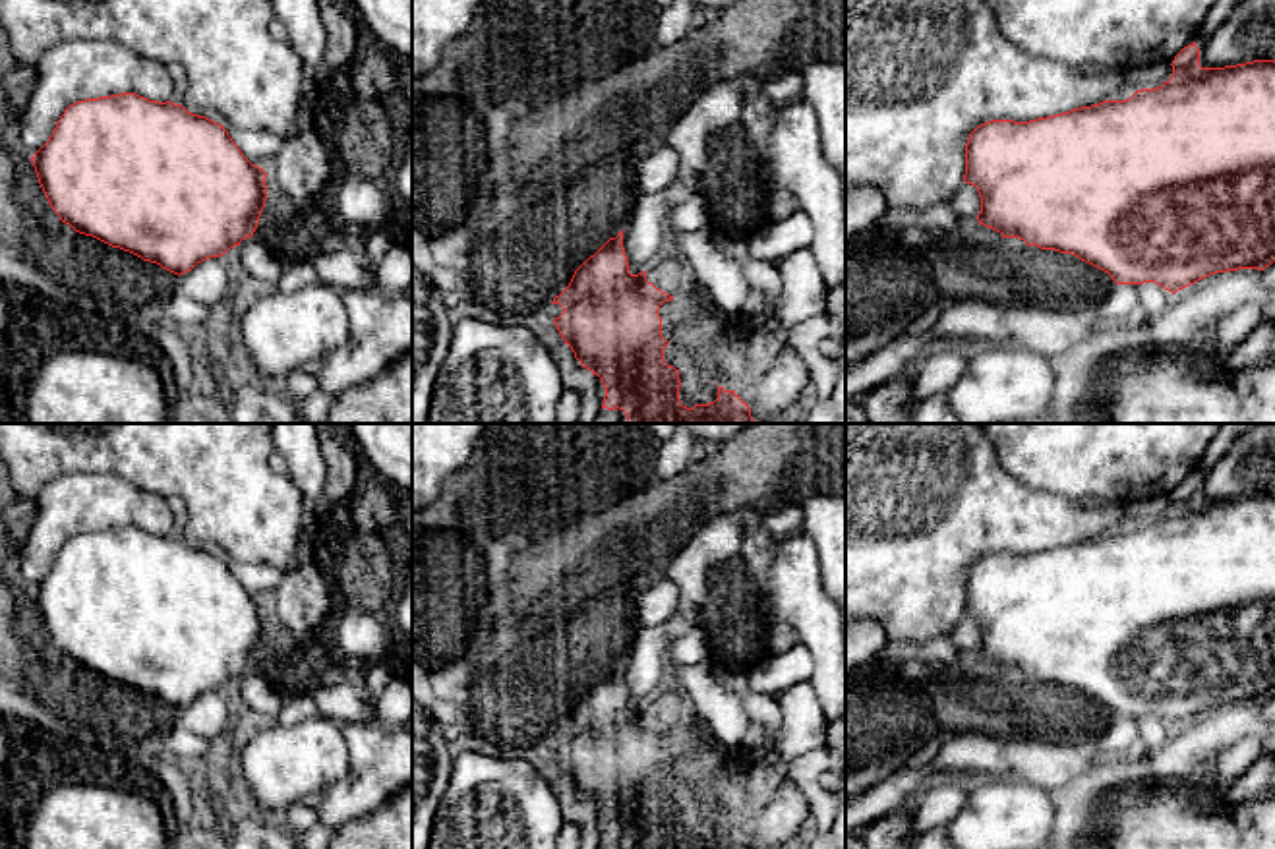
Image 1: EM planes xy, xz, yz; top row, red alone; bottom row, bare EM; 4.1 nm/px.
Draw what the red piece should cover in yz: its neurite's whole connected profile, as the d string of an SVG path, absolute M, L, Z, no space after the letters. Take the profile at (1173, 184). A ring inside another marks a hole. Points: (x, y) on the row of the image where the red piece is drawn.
M1196 43L1184 46L1172 60L1172 75L1161 87L1140 89L1126 101L1103 101L1070 112L1029 122L991 120L977 126L965 145L964 182L977 188L981 197L979 224L1002 238L1020 238L1027 246L1072 253L1105 271L1116 284L1155 282L1178 290L1215 273L1260 269L1275 261L1275 60L1254 60L1225 68L1201 68Z

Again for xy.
M135 93L70 104L31 162L62 222L79 234L157 263L178 277L252 238L267 201L265 170L244 157L224 126L192 114L182 104L149 101Z

